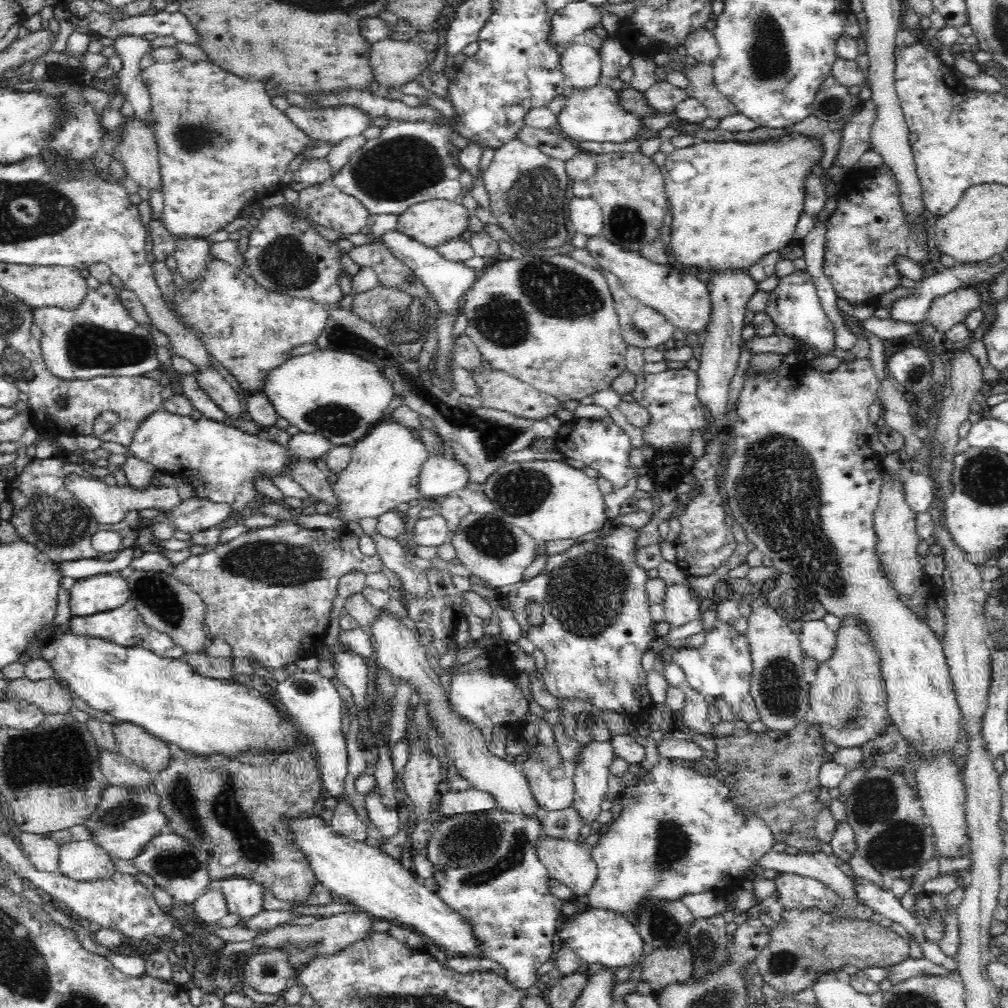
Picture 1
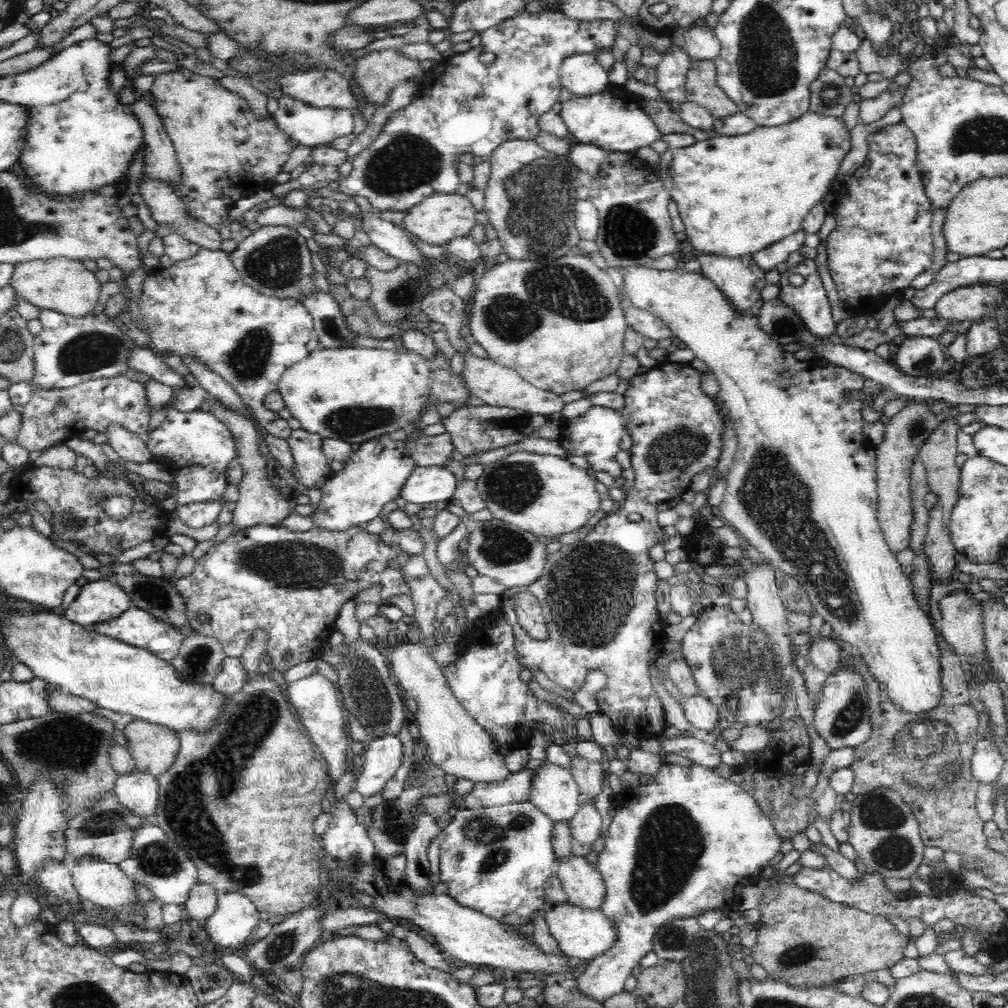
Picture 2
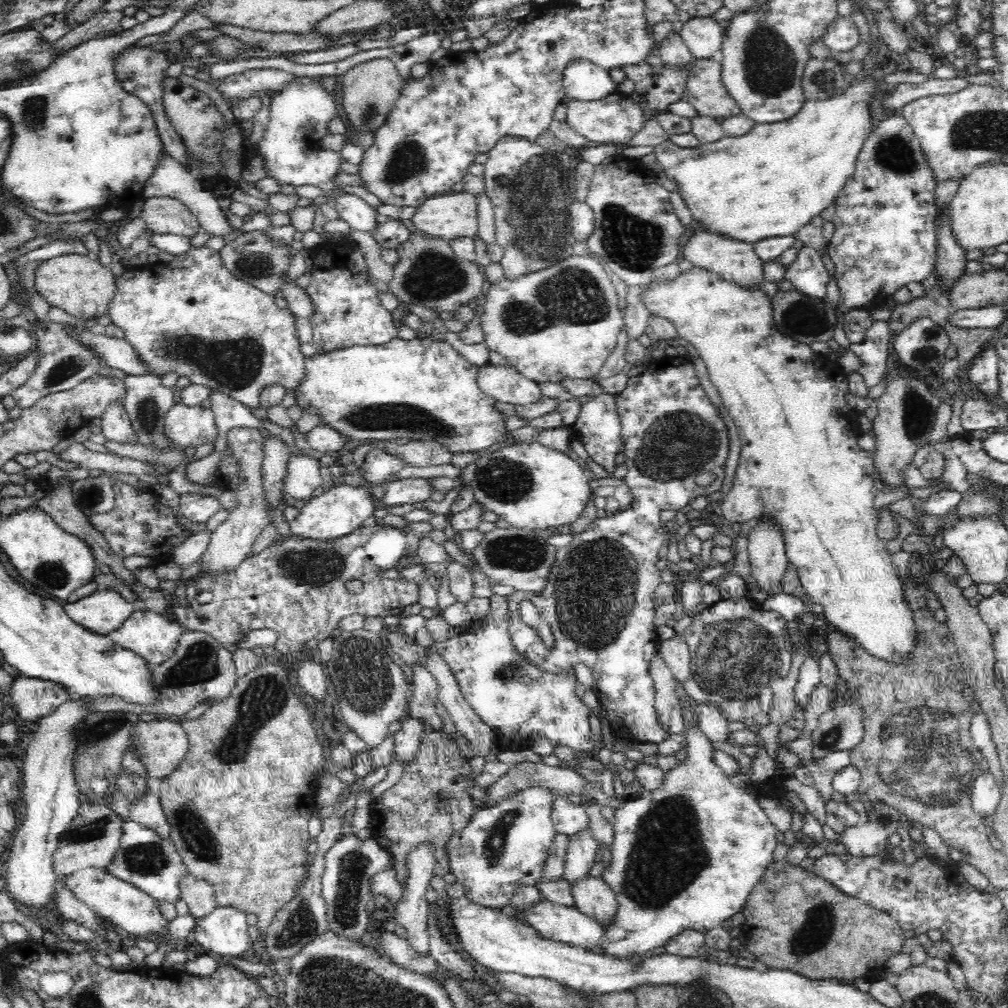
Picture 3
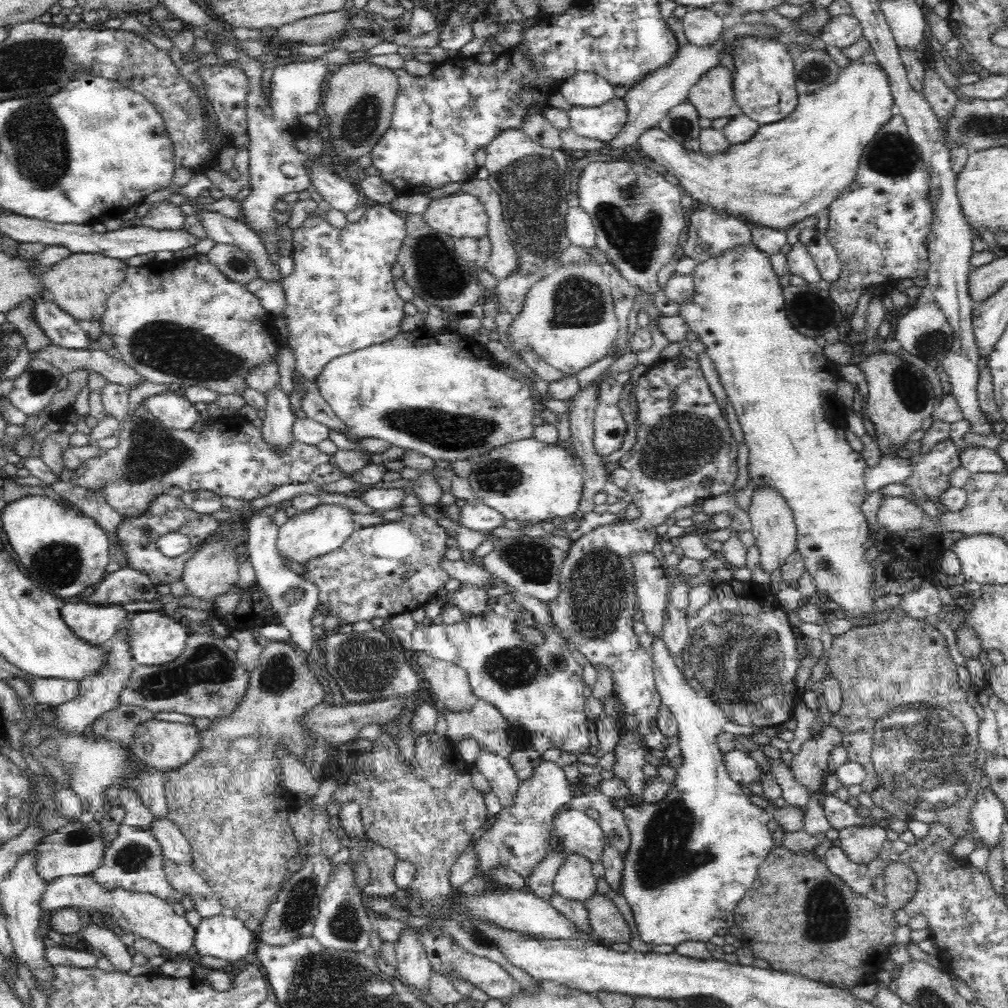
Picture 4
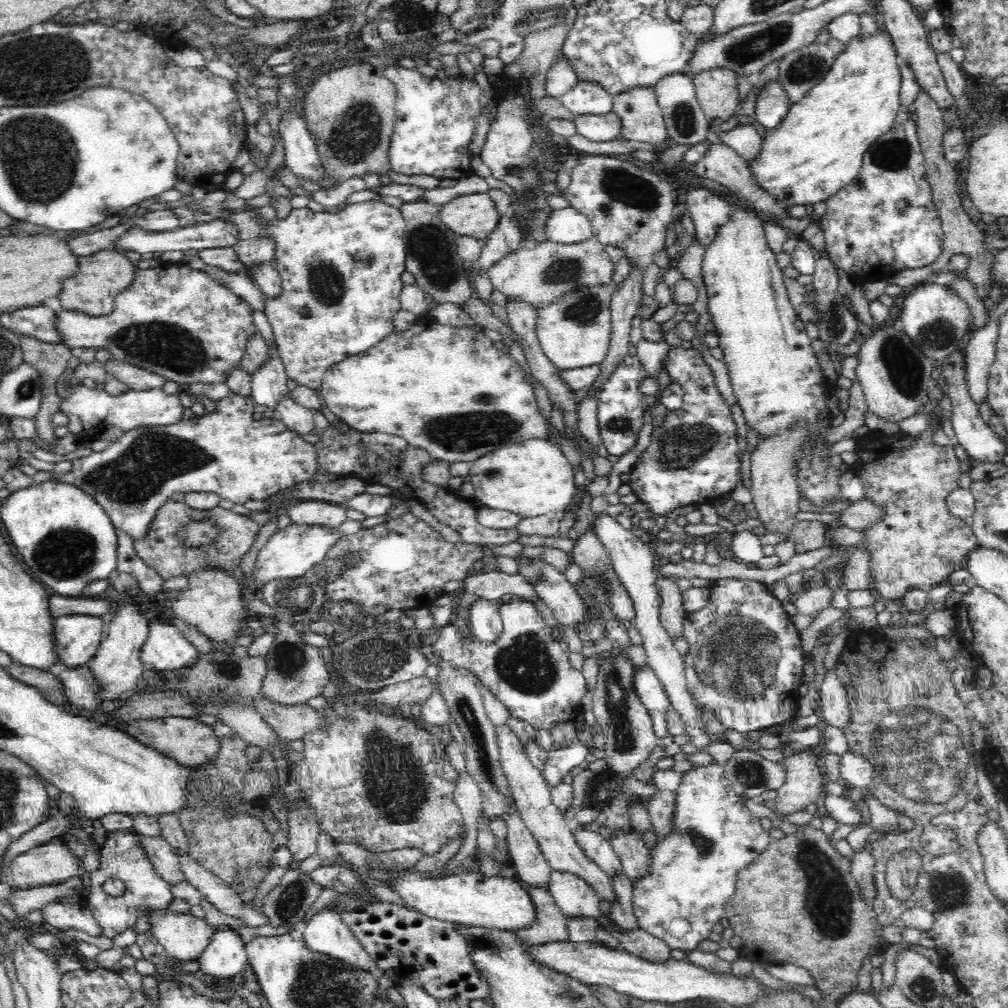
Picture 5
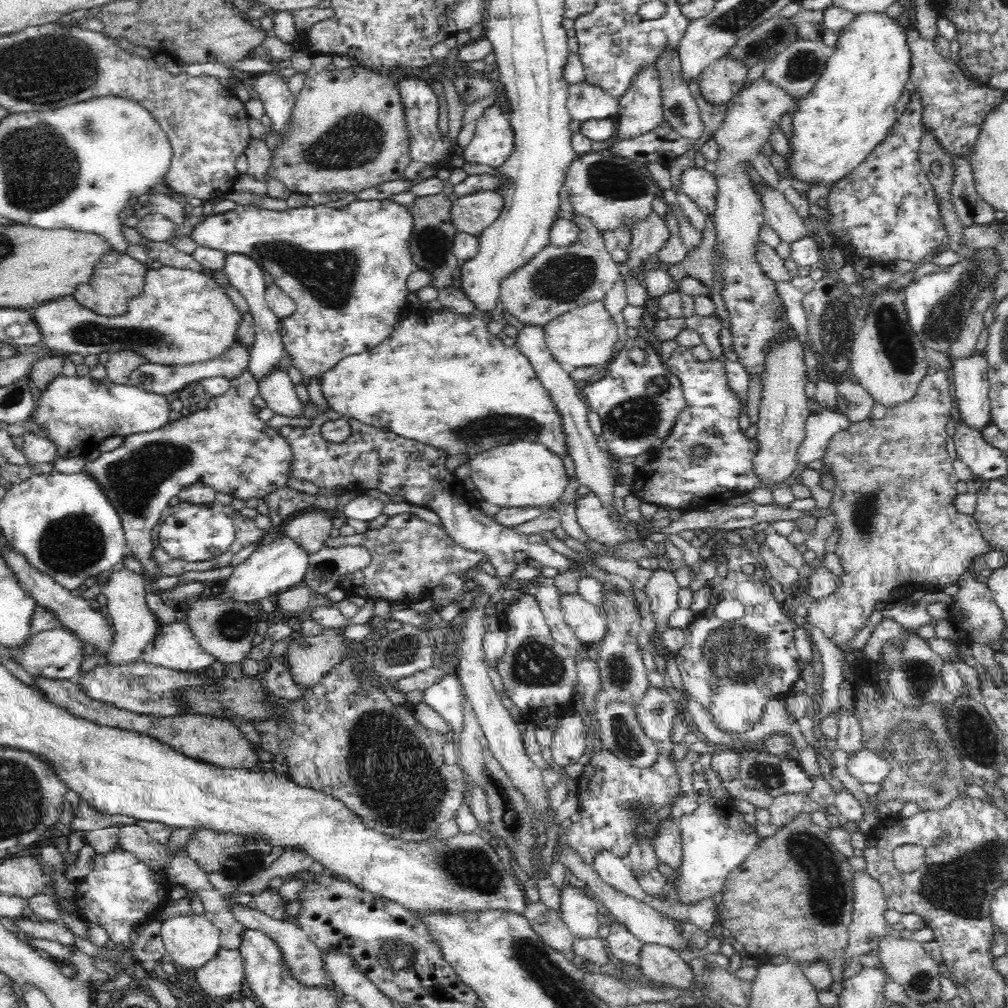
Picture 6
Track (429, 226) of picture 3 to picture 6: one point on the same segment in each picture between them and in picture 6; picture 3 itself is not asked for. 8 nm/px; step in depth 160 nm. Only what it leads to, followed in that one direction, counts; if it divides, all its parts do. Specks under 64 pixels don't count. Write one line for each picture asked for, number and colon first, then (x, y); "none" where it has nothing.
4: (459, 215)
5: (474, 215)
6: (472, 213)

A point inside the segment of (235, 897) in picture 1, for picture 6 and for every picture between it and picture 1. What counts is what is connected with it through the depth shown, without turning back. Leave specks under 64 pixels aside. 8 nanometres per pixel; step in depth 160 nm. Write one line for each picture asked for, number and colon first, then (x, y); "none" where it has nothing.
2: (235, 917)
3: (224, 931)
4: (224, 936)
5: (225, 956)
6: (222, 976)

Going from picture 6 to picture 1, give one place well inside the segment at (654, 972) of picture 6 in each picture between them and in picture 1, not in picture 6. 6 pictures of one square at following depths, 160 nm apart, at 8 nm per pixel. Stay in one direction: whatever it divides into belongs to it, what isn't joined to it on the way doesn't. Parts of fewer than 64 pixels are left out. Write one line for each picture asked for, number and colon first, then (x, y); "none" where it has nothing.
1: (570, 862)
2: (584, 887)
3: (592, 896)
4: (608, 924)
5: (638, 942)

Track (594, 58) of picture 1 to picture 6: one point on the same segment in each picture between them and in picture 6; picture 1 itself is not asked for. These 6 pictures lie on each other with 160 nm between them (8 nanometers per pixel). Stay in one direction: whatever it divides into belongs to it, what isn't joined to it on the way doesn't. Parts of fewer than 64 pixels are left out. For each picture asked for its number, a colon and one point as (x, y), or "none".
2: (582, 74)
3: (583, 80)
4: (586, 89)
5: (586, 97)
6: (586, 102)

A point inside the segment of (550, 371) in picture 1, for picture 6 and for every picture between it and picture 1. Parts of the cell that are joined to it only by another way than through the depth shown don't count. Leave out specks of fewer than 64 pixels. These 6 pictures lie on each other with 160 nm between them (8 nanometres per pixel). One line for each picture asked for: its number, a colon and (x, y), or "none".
2: (558, 322)
3: (560, 324)
4: (568, 318)
5: (575, 331)
6: (585, 336)

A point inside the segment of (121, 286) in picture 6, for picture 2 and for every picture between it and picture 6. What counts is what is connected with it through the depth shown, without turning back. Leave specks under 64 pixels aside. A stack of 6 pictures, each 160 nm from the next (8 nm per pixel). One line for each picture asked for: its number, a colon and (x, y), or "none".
2: (63, 285)
3: (82, 287)
4: (81, 285)
5: (100, 277)

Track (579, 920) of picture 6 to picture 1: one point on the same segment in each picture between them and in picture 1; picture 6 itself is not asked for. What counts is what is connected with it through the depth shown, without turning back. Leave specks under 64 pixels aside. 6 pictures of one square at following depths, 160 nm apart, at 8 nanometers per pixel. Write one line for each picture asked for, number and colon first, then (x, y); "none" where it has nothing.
1: (593, 767)
2: (585, 827)
3: (583, 852)
4: (575, 881)
5: (574, 897)

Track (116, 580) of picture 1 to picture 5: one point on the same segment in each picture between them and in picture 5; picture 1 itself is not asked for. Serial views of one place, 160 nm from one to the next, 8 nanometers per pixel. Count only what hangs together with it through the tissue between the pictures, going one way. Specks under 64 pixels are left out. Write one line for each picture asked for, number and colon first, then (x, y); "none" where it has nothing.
2: (101, 600)
3: (105, 610)
4: (95, 624)
5: (76, 637)

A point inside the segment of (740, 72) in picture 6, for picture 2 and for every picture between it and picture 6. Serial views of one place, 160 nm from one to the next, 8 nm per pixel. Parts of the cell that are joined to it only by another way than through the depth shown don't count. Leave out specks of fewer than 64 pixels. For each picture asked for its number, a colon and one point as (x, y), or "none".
2: (701, 87)
3: (704, 89)
4: (713, 96)
5: (716, 91)

